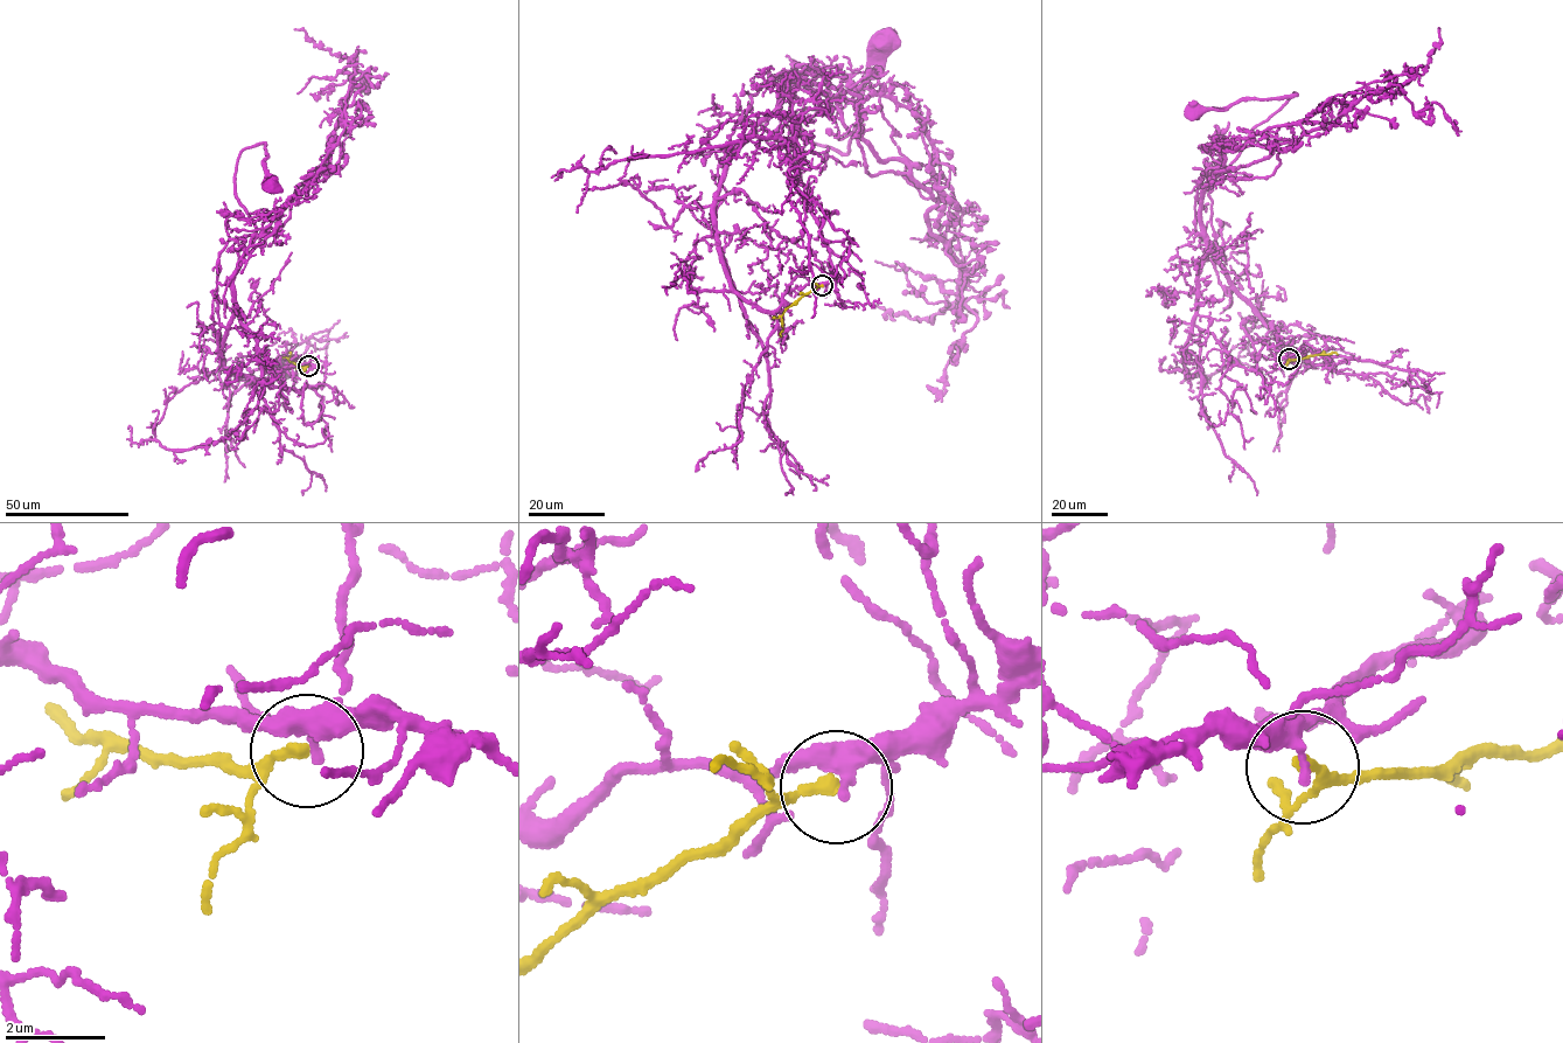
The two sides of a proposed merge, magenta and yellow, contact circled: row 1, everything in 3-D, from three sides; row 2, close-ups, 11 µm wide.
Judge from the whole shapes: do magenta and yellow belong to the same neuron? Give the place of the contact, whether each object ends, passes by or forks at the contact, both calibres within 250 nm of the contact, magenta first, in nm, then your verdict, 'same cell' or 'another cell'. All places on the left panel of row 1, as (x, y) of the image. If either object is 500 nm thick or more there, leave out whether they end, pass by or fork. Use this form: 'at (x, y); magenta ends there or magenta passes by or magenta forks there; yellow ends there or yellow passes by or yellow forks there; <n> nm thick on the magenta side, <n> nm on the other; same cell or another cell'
at (308, 366); magenta passes by; yellow ends there; 240 nm thick on the magenta side, 220 nm on the other; another cell

